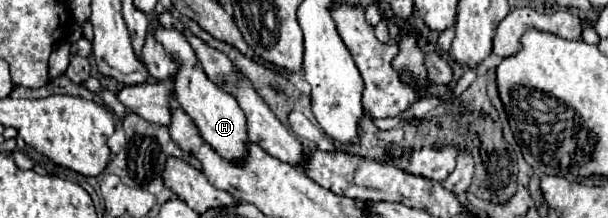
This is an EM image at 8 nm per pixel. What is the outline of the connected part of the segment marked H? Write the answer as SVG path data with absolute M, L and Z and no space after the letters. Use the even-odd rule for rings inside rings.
M151 17L151 33L163 45L163 49L169 53L169 57L173 57L173 61L177 61L181 65L181 69L179 69L179 73L175 77L175 99L177 99L177 103L193 119L193 123L197 125L201 137L225 161L241 165L245 161L245 157L247 157L247 145L251 143L251 139L247 135L247 117L245 117L243 109L237 105L237 99L233 95L225 93L223 89L219 89L213 81L209 81L205 77L203 71L199 71L195 67L195 63L197 63L195 51L189 45L187 37L179 29L163 27L163 25L159 25L157 17Z

